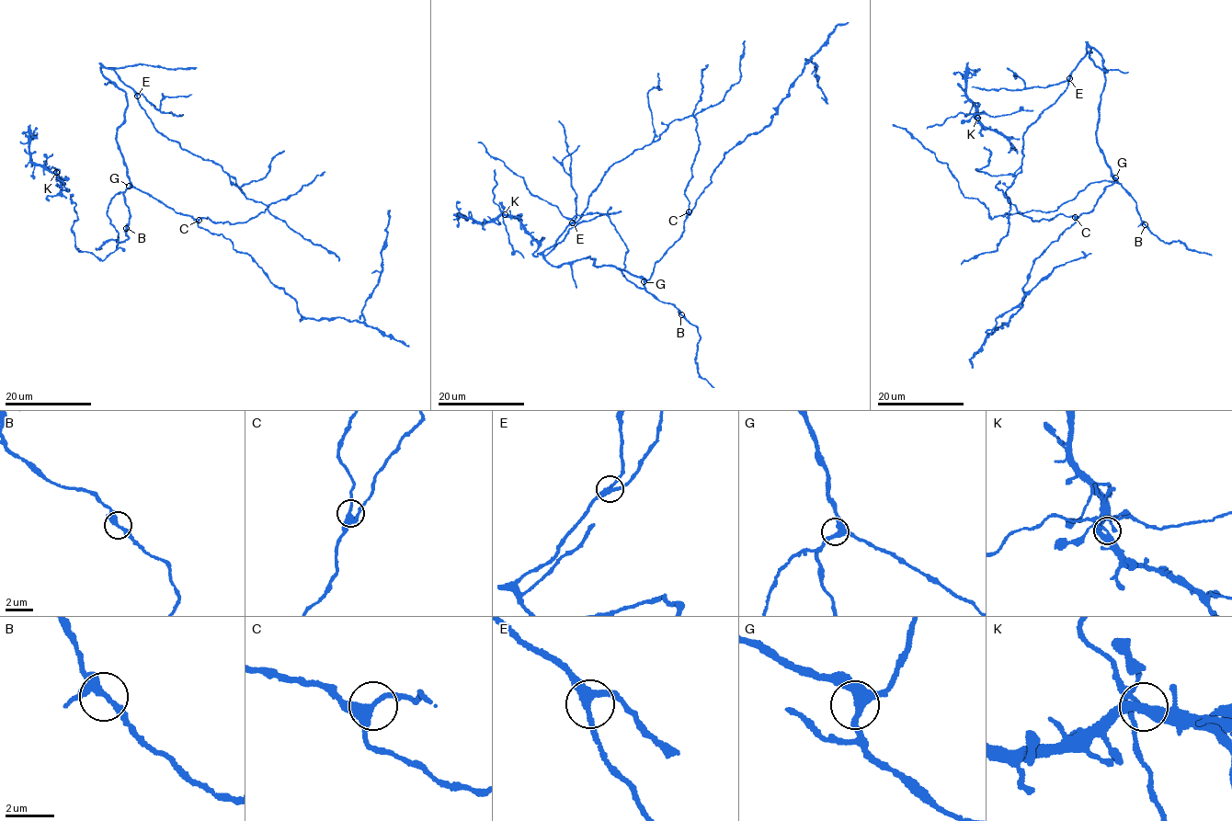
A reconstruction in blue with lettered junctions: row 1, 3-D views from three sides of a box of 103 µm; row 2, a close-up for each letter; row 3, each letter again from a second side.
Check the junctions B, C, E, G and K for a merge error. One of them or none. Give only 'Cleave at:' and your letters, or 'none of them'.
Cleave at: K

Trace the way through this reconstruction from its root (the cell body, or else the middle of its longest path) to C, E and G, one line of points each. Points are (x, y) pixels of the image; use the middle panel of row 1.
C: (653, 269), (655, 262), (681, 234), (689, 211)
E: (653, 269), (644, 279), (618, 267), (592, 265), (588, 256), (553, 265), (543, 252), (572, 222)
G: (653, 269), (651, 277), (644, 281)

